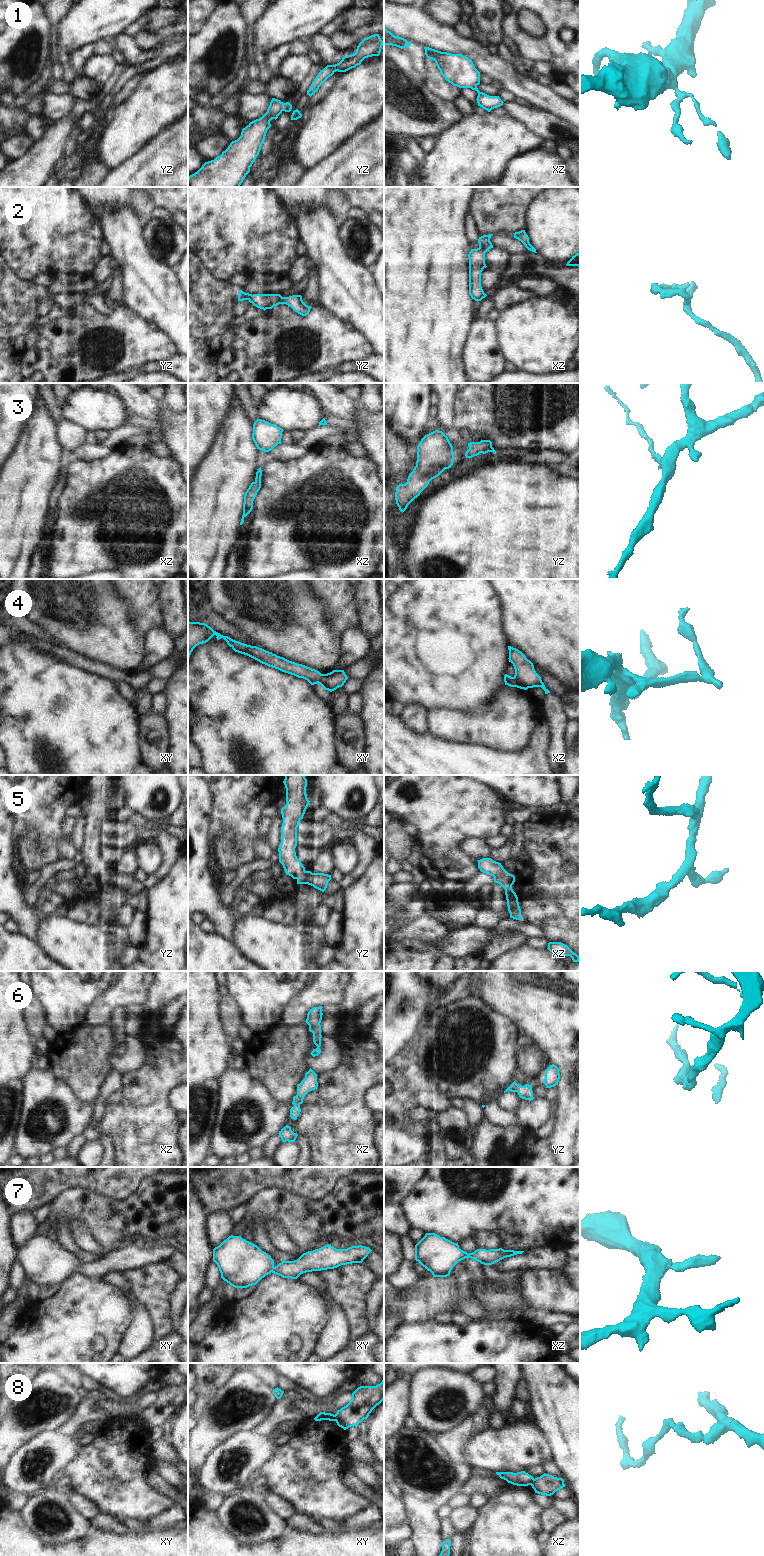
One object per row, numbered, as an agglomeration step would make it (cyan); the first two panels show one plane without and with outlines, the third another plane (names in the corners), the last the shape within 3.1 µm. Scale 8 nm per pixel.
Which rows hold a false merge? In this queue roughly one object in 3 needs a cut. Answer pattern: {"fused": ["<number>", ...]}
{"fused": ["8"]}

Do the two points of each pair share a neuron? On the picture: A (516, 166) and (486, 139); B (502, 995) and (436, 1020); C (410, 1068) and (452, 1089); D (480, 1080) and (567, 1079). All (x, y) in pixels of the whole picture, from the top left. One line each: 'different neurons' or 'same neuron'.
A: different neurons
B: different neurons
C: different neurons
D: different neurons

